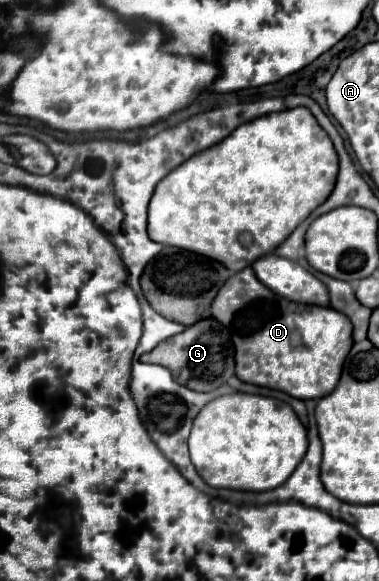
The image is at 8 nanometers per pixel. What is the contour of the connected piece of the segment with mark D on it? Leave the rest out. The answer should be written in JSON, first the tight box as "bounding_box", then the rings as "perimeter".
{"bounding_box":[210,266,352,400],"perimeter":[[[248,266],[226,280],[210,304],[210,318],[232,330],[236,348],[236,376],[242,382],[286,392],[300,400],[330,394],[352,346],[350,320],[330,308],[290,302],[266,288]]]}

